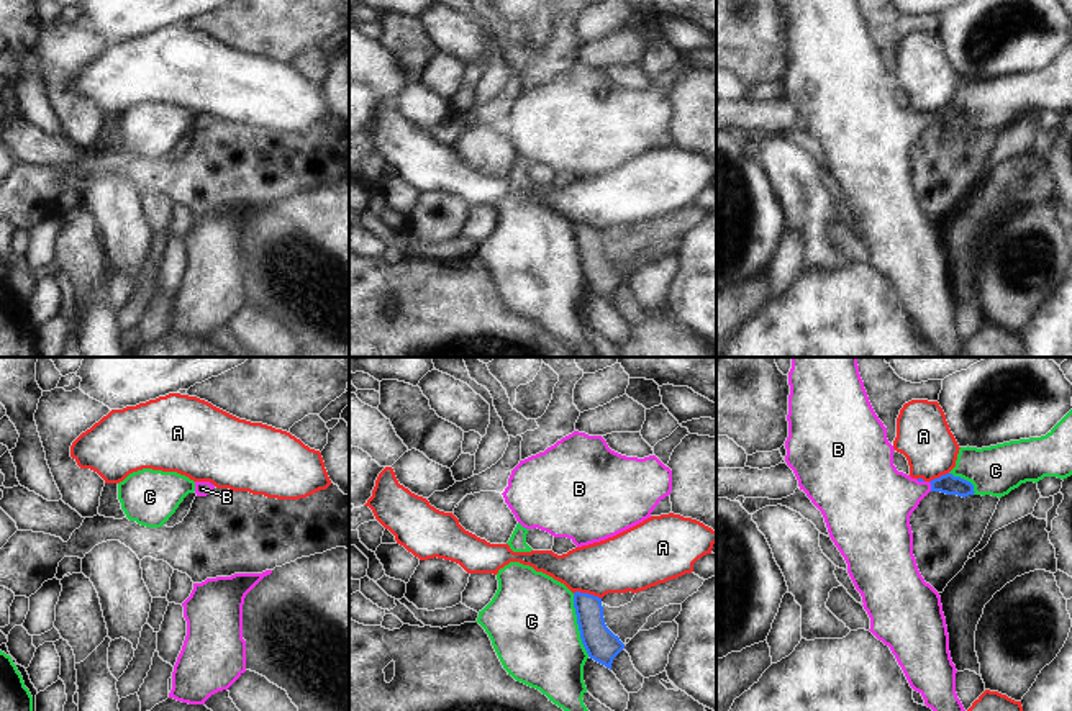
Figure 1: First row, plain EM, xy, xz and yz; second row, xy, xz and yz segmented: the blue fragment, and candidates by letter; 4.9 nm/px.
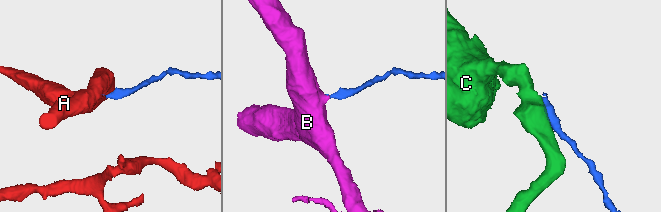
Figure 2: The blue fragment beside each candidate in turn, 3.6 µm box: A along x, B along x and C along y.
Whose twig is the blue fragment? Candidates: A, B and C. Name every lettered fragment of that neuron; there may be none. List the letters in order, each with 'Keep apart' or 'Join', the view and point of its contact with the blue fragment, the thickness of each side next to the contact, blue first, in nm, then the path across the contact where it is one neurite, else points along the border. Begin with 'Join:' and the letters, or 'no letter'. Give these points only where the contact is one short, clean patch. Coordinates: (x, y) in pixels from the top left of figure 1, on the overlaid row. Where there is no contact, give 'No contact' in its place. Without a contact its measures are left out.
Join: B
A: Keep apart. Touches blue at xz (587, 593). Thickness 160 nm (blue) against 280 nm. Boundary: xz (574, 592), (587, 592), (600, 598)
B: Join. Touches blue at yz (931, 487). Thickness 100 nm (blue) against 320 nm. Path across: yz (948, 484), (931, 487), (882, 498)
C: Keep apart. Touches blue at xz (577, 623). Thickness 160 nm (blue) against 440 nm

